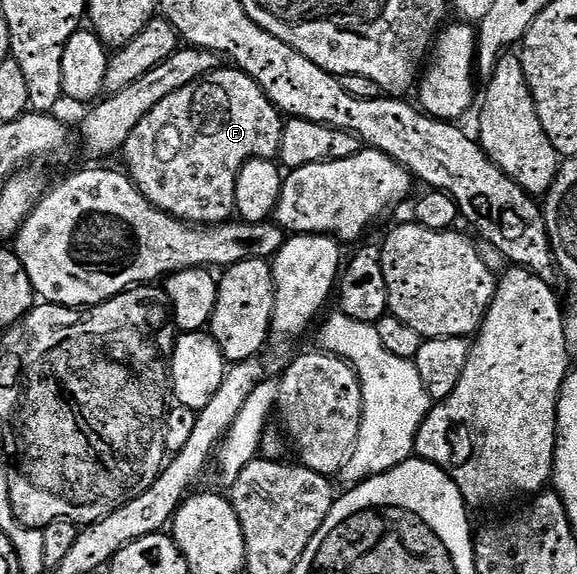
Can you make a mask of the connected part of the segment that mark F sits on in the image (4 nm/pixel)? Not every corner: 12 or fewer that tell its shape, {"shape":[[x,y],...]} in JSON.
{"shape":[[238,68],[165,98],[123,145],[131,181],[188,224],[222,224],[280,110]]}

